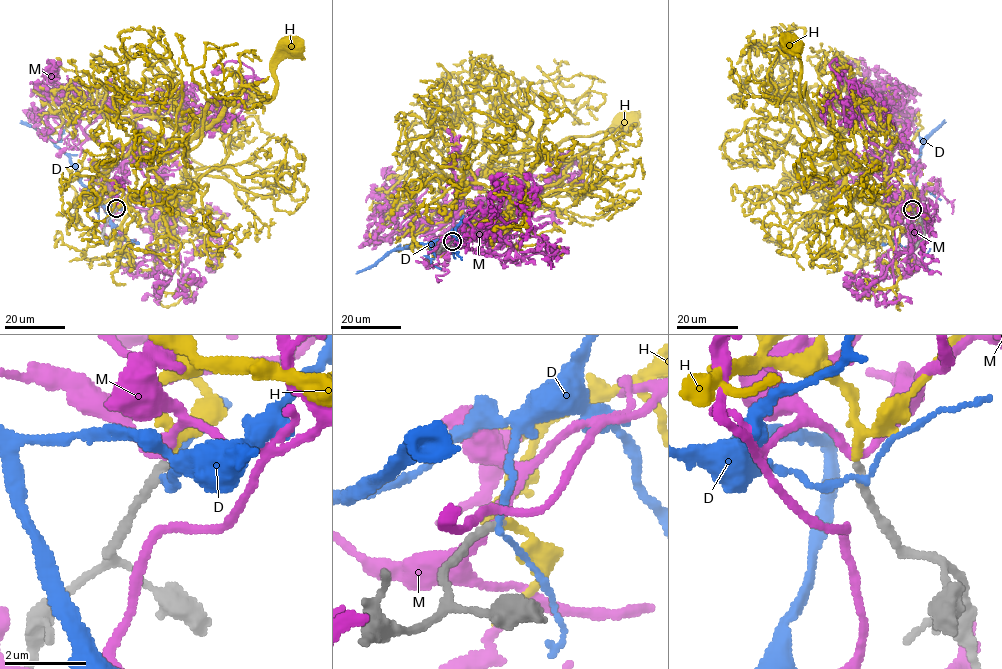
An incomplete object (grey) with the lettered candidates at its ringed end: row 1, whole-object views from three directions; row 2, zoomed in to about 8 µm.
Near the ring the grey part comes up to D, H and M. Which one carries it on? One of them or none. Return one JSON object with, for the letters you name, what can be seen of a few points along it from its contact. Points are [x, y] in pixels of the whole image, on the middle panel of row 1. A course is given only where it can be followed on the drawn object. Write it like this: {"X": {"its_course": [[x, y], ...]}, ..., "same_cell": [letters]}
{"H": {"its_course": [[453, 241], [473, 221], [491, 223], [530, 200], [521, 161], [526, 173], [556, 146], [611, 131], [620, 119]]}, "same_cell": ["H"]}

